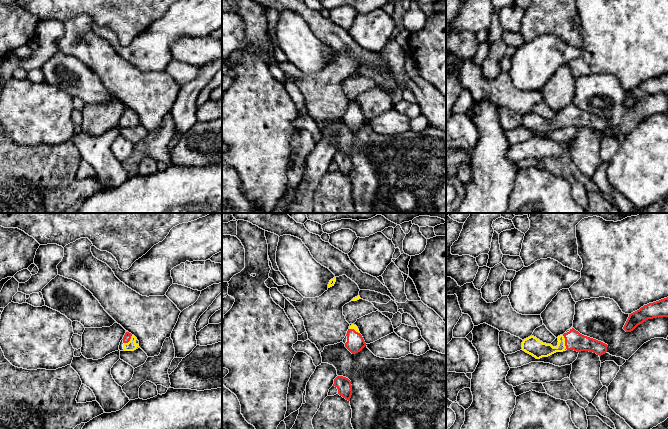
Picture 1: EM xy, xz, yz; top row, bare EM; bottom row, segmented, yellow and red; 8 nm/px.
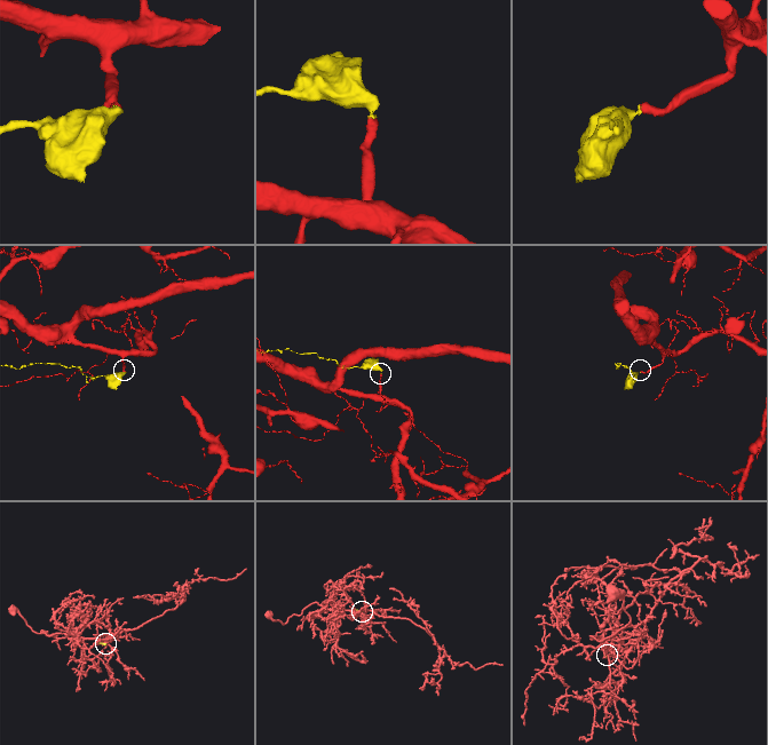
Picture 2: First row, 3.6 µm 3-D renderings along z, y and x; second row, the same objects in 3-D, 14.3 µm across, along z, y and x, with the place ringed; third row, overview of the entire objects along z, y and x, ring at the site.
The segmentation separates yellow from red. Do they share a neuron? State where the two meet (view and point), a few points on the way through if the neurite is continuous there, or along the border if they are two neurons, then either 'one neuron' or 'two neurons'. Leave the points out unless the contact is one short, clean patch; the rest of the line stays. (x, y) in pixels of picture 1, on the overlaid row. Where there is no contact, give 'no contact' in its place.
meets yellow in yz at (564, 342); runs through yz (535, 347), (557, 349), (564, 342), (574, 340); one neuron

